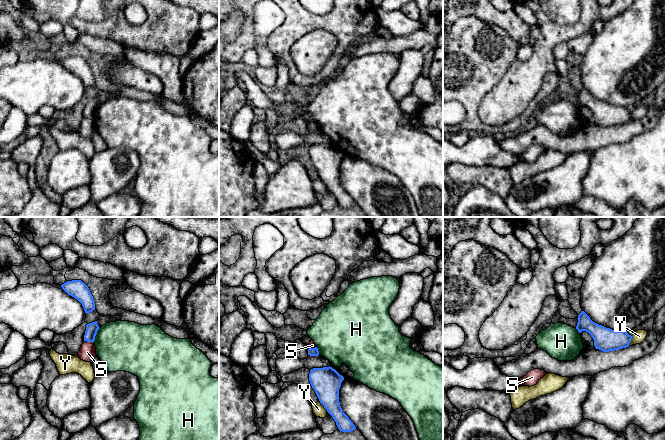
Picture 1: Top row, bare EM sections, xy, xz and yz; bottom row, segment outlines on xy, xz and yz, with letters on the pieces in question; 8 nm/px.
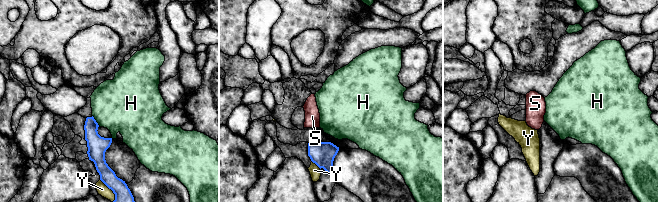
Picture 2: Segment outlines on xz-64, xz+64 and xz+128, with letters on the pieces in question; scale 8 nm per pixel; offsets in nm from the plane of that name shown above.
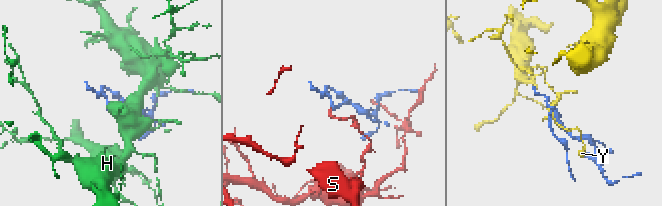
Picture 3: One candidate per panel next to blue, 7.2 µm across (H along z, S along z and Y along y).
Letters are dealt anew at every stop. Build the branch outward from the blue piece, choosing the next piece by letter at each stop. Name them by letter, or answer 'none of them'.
none of them

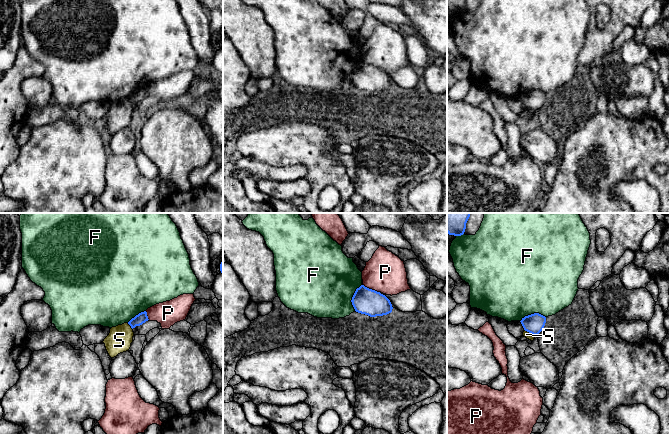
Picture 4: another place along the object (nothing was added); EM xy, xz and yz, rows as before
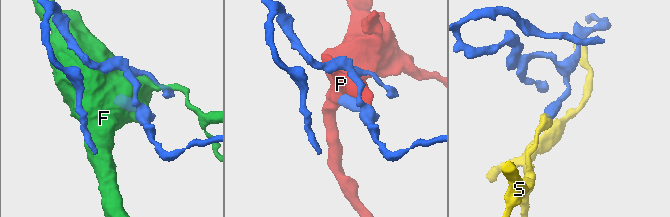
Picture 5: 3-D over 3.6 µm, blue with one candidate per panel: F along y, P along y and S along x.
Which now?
none of them

